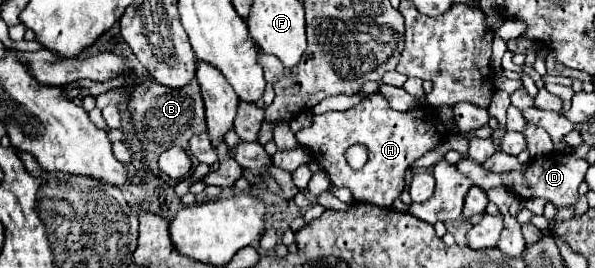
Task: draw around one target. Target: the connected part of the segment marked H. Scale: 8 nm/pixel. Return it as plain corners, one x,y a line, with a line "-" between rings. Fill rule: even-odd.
373,93
363,99
359,105
347,111
327,111
323,115
315,115
313,125
301,129
295,137
307,147
315,159
315,163
329,173
331,185
345,187
353,193
357,201
365,201
379,207
391,207
391,203
405,189
405,171
425,153
441,143
441,139
449,133
449,123
435,121
427,123
419,117
417,109
411,111
393,111
381,93
-
361,143
369,151
369,161
363,169
353,171
345,161
347,147

